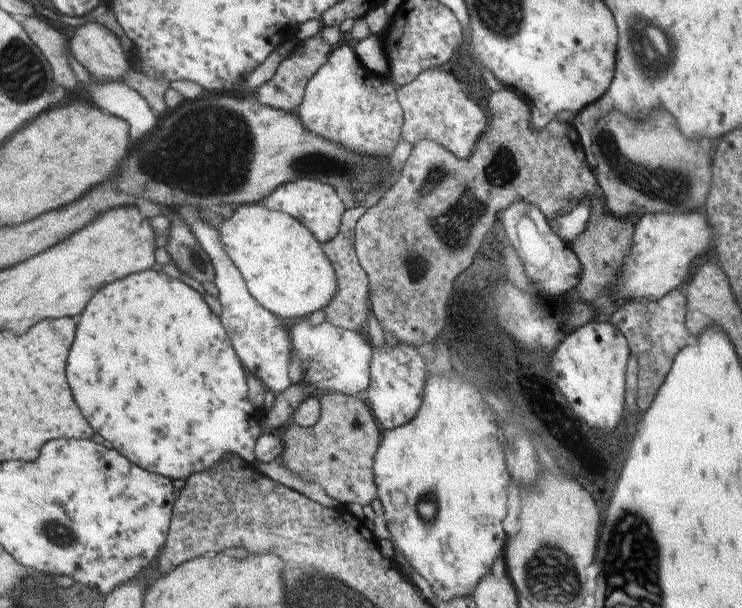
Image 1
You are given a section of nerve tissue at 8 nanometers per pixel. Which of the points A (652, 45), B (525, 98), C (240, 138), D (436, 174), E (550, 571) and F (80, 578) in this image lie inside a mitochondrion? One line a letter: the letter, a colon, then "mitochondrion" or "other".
A: mitochondrion
B: other
C: mitochondrion
D: mitochondrion
E: mitochondrion
F: mitochondrion

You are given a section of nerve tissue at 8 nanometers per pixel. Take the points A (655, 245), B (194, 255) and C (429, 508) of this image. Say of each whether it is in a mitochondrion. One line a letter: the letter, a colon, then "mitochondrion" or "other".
A: other
B: mitochondrion
C: mitochondrion

